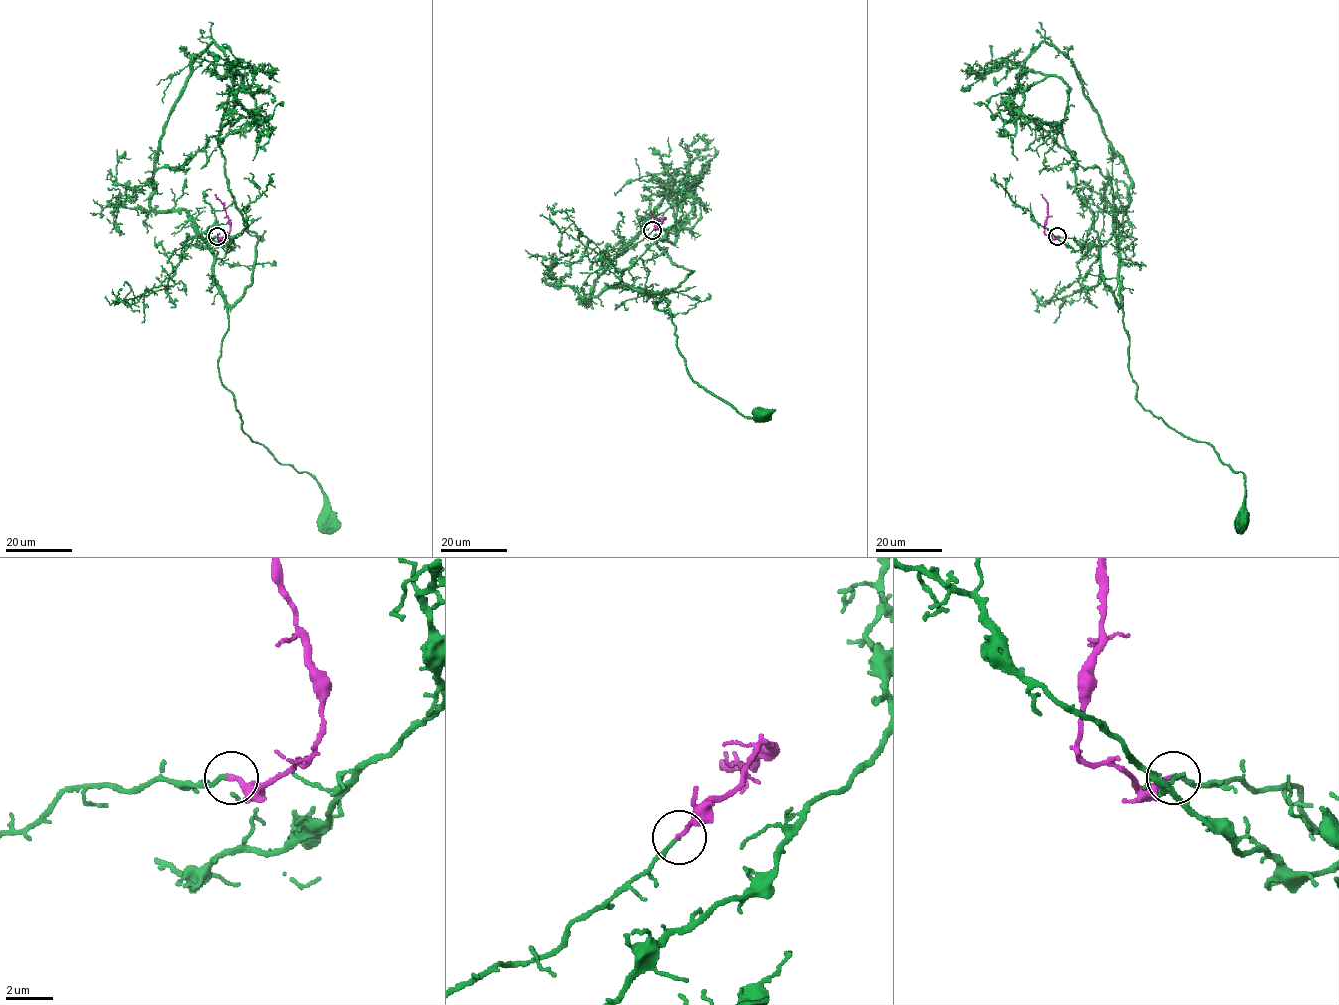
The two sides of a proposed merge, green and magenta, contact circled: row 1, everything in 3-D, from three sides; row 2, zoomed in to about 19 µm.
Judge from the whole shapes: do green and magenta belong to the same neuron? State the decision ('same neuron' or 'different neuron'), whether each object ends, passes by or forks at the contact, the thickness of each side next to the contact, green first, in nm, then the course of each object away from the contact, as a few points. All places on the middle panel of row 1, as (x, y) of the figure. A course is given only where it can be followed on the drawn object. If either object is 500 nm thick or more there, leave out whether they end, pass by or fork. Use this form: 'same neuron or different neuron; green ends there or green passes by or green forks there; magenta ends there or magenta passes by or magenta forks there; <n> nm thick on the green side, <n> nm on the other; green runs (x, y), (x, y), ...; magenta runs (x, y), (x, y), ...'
same neuron; green ends there; magenta ends there; 170 nm thick on the green side, 200 nm on the other; green runs (652, 230), (604, 255), (620, 279), (663, 296), (653, 302), (669, 310), (688, 374), (744, 416), (761, 416); magenta runs (652, 230), (665, 218), (655, 219), (650, 214)

